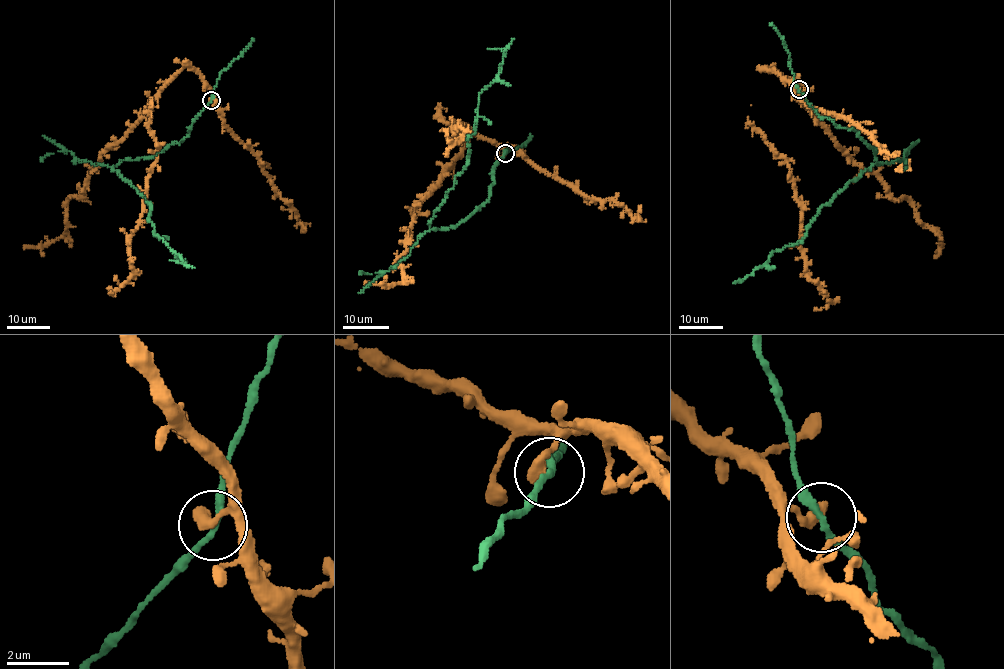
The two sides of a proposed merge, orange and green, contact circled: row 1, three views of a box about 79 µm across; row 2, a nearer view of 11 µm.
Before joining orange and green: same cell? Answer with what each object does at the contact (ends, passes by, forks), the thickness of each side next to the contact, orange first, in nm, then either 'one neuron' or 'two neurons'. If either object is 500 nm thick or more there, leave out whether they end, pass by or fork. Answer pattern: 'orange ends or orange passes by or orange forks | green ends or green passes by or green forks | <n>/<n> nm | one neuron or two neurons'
orange ends | green passes by | 440/220 nm | one neuron

